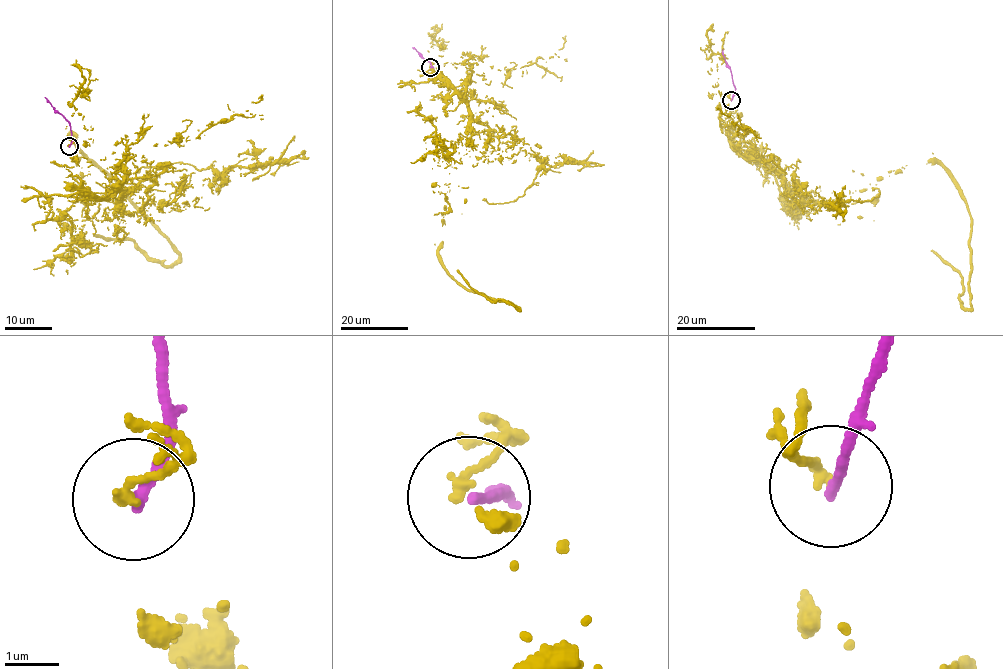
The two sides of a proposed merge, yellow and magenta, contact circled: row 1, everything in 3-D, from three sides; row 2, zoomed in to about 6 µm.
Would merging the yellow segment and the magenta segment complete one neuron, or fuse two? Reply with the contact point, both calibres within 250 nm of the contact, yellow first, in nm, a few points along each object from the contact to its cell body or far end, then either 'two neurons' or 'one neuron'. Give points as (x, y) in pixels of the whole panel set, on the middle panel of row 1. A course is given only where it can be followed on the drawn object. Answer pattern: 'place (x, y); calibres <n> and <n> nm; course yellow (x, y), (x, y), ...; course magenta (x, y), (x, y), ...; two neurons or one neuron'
place (430, 67); calibres 170 and 170 nm; course yellow (430, 67), (464, 98), (471, 135), (451, 144), (439, 258), (468, 290), (519, 309), (478, 294), (457, 269); course magenta (430, 67), (429, 62), (412, 47); two neurons

